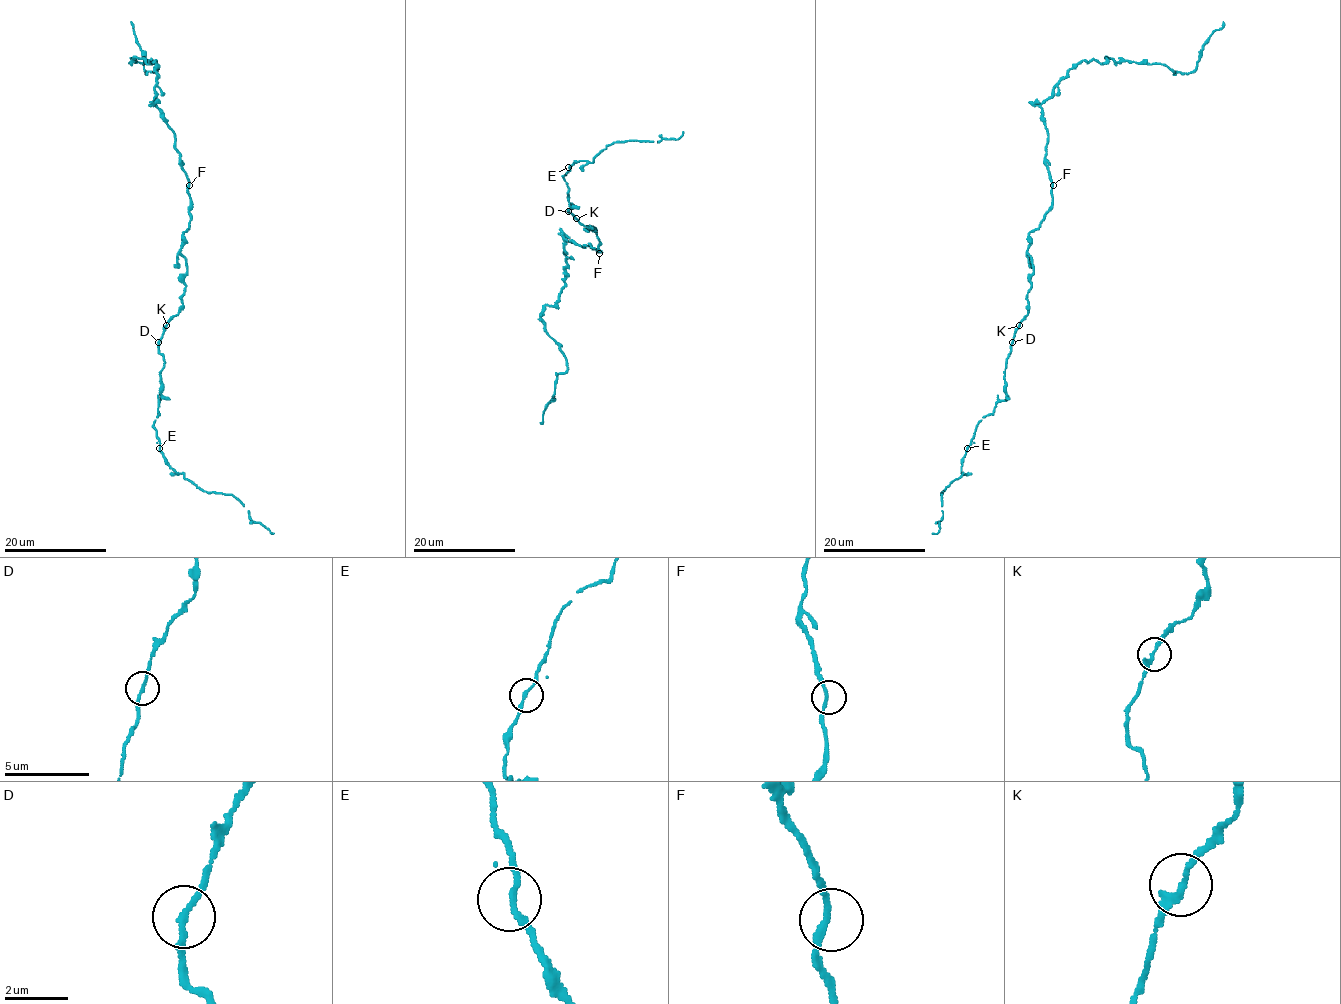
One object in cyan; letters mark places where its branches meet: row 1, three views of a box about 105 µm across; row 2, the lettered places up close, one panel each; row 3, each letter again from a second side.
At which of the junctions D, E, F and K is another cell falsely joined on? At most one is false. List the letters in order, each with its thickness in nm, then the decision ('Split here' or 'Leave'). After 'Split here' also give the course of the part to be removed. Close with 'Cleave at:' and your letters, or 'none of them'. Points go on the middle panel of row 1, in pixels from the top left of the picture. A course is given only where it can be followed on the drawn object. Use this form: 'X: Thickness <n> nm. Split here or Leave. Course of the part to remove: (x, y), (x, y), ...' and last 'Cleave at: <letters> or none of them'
D: Thickness 170 nm. Leave
E: Thickness 180 nm. Leave
F: Thickness 180 nm. Leave
K: Thickness 180 nm. Leave
Cleave at: none of them

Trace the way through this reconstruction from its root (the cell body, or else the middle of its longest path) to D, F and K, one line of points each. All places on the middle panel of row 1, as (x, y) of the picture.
D: (594, 230), (568, 212)
F: (594, 230), (600, 241), (596, 251), (599, 253)
K: (594, 230), (576, 218)

